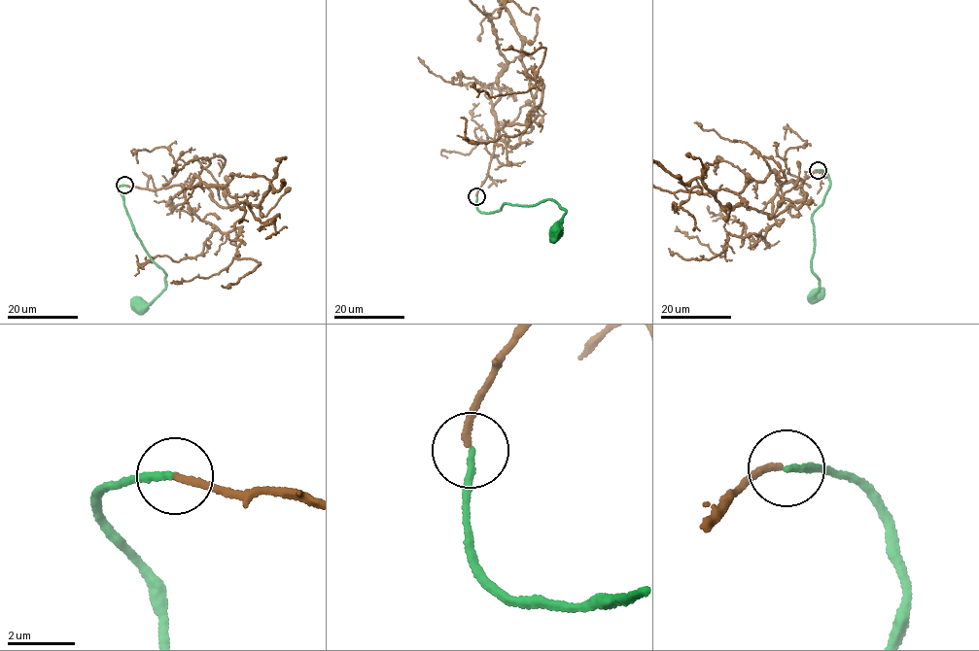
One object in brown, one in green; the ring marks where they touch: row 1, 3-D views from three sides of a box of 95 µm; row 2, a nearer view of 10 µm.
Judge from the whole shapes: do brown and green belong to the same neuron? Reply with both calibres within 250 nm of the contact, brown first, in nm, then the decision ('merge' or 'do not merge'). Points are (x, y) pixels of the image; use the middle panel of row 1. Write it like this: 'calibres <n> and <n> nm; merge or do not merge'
calibres 200 and 200 nm; do not merge

